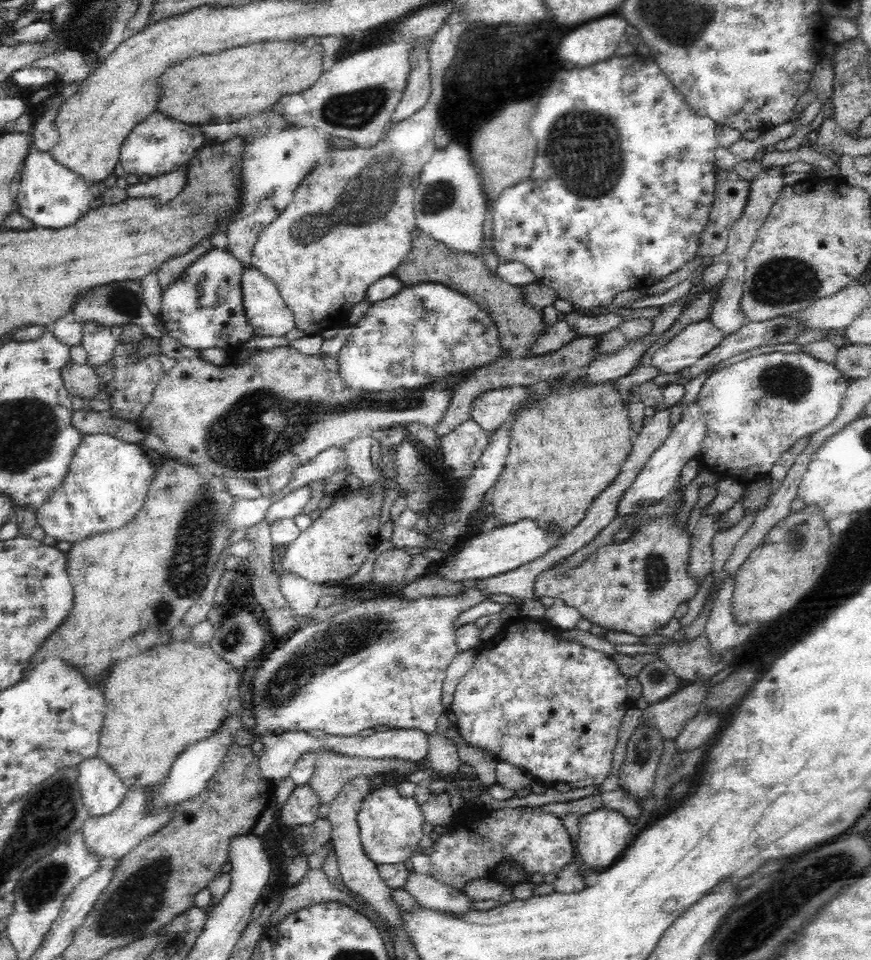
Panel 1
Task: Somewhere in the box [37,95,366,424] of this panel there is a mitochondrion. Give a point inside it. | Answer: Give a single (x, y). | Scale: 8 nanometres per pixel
(120, 300)

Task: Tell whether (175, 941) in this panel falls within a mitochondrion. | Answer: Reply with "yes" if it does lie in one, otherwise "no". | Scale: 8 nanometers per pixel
yes

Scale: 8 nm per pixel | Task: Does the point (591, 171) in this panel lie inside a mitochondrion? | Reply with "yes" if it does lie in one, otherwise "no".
yes

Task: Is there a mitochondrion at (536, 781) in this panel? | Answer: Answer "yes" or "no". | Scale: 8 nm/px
no

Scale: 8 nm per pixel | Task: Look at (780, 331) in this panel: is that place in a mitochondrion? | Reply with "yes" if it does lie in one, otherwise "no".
yes

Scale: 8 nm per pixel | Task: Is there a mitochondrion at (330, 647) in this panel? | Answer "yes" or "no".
yes

